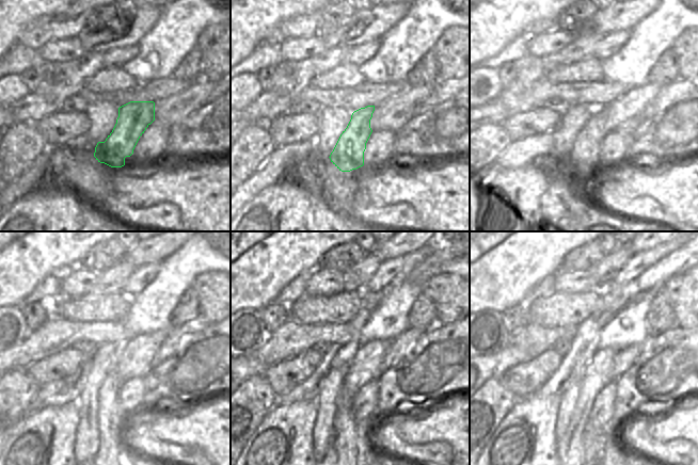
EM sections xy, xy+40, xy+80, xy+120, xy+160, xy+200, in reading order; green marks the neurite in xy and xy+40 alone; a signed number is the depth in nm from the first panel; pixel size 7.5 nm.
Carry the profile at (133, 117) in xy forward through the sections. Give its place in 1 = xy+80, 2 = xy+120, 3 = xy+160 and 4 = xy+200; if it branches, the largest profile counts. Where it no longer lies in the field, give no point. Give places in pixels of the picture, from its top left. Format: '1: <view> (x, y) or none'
1: xy+80 (587, 145)
2: xy+120 (109, 410)
3: xy+160 (346, 444)
4: xy+200 (593, 446)

